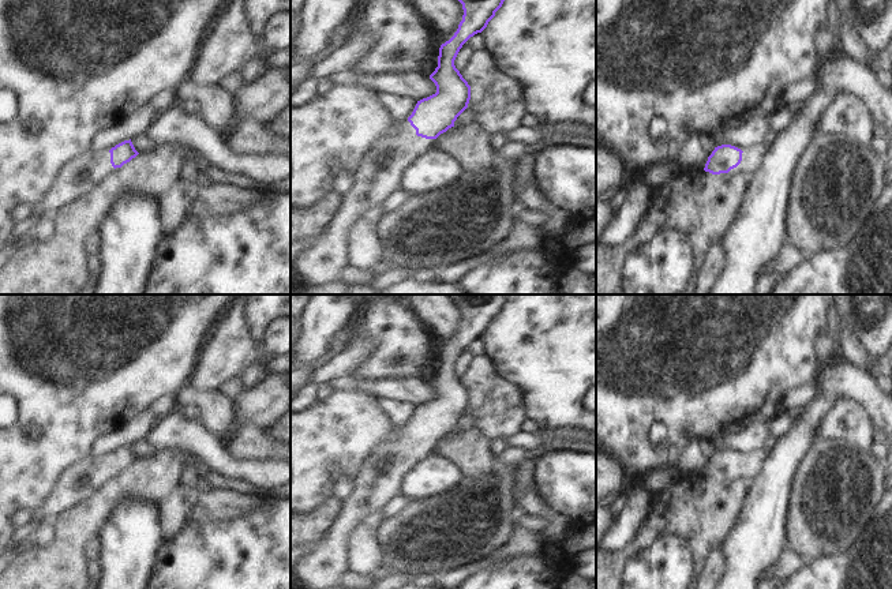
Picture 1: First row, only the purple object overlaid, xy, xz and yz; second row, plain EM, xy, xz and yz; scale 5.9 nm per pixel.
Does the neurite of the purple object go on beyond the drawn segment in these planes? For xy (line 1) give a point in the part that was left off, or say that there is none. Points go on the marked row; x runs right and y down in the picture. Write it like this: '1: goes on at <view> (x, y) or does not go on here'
1: goes on at xy (82, 175)

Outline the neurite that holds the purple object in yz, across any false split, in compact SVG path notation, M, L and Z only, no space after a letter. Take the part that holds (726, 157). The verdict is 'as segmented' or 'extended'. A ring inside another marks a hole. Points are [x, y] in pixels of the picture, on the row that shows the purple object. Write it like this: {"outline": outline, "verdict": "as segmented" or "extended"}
{"outline": "M722 145L708 157L704 170L720 176L742 173L752 180L769 150L768 145L756 145L745 151L731 145Z", "verdict": "extended"}

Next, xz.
{"outline": "M458 0L464 15L454 35L441 45L438 67L430 75L436 86L436 93L417 101L408 121L394 125L393 131L381 139L370 153L363 166L355 176L355 188L345 195L342 209L331 222L322 240L307 252L301 254L292 265L296 267L307 286L322 286L340 281L344 270L351 266L351 235L353 226L372 209L386 205L397 192L404 191L408 168L435 145L436 138L454 127L457 117L468 108L471 86L454 65L454 60L462 45L475 34L481 33L505 0Z", "verdict": "extended"}

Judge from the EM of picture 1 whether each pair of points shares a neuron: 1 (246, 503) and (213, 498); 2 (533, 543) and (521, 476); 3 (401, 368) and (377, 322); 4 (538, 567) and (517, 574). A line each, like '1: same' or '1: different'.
1: same
2: same
3: same
4: same

